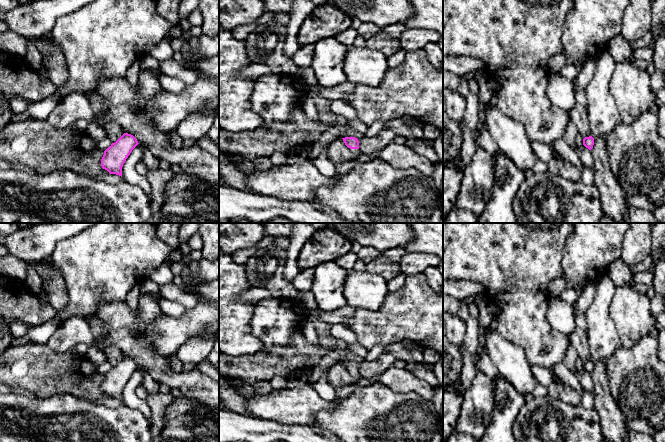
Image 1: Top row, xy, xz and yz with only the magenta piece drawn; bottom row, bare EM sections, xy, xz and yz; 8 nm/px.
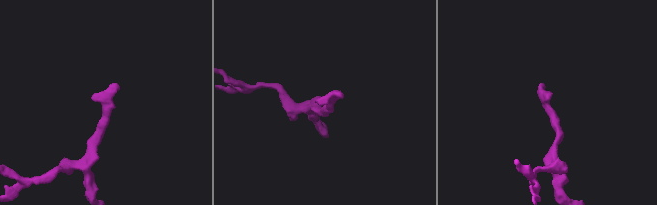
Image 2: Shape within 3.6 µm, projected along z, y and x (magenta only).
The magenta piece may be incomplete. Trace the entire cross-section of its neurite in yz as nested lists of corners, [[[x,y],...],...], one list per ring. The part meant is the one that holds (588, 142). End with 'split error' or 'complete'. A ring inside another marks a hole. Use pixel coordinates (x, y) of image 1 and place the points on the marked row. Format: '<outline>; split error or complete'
[[[607,51],[599,56],[594,74],[584,89],[591,135],[583,139],[583,145],[591,150],[594,139],[606,138],[620,122],[617,104],[610,90],[617,62]]]; split error

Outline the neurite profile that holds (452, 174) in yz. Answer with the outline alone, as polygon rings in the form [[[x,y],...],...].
[[[459,157],[443,167],[443,223],[449,212],[455,207],[458,189],[461,185],[462,170],[458,167]]]

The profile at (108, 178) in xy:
[[[104,174],[104,175],[92,176],[92,177],[95,178],[96,180],[103,181],[109,184],[117,184],[118,182],[123,180],[121,176],[116,174]]]

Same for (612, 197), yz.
[[[604,137],[594,139],[591,153],[594,163],[594,186],[600,196],[603,214],[611,217],[616,223],[627,223],[630,206],[626,202],[626,193],[610,170]]]

